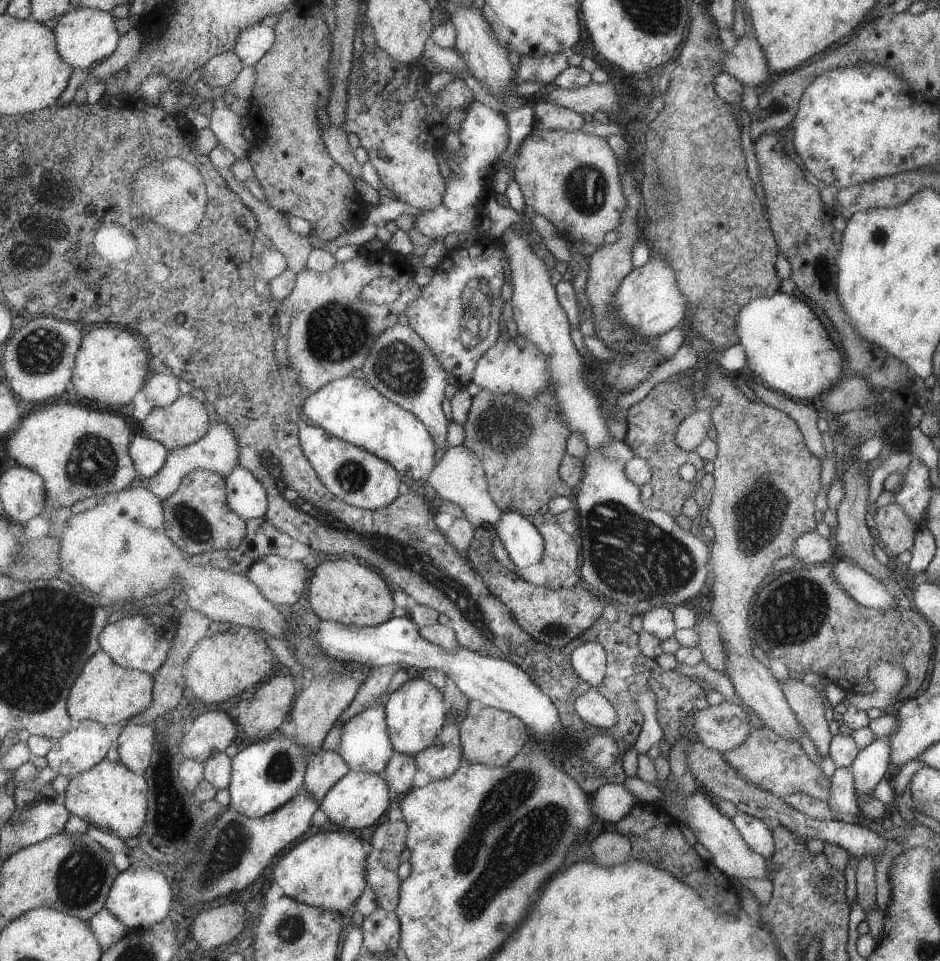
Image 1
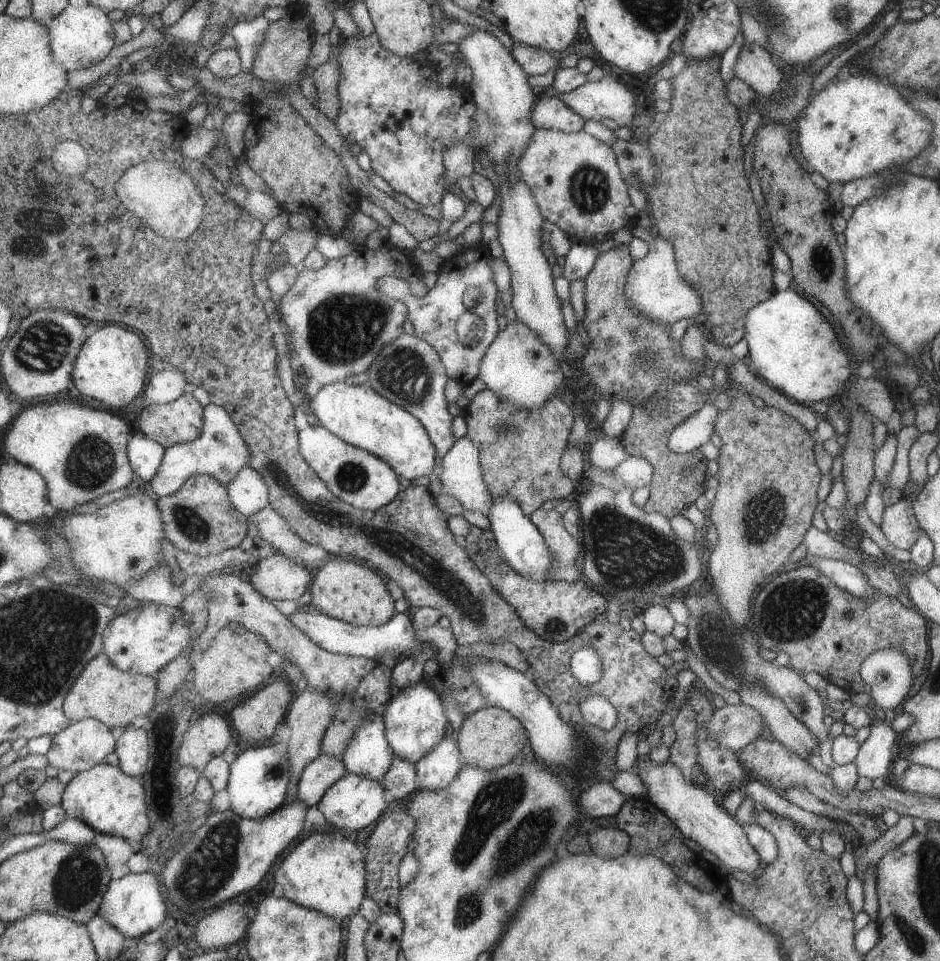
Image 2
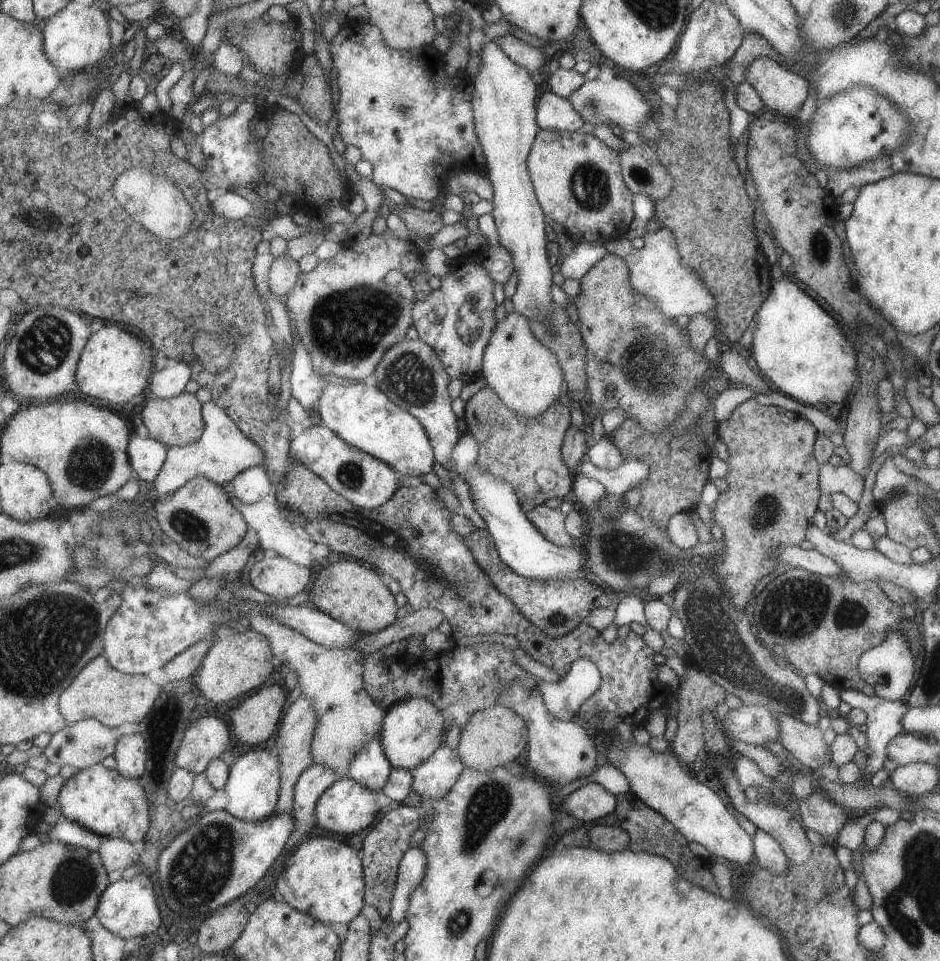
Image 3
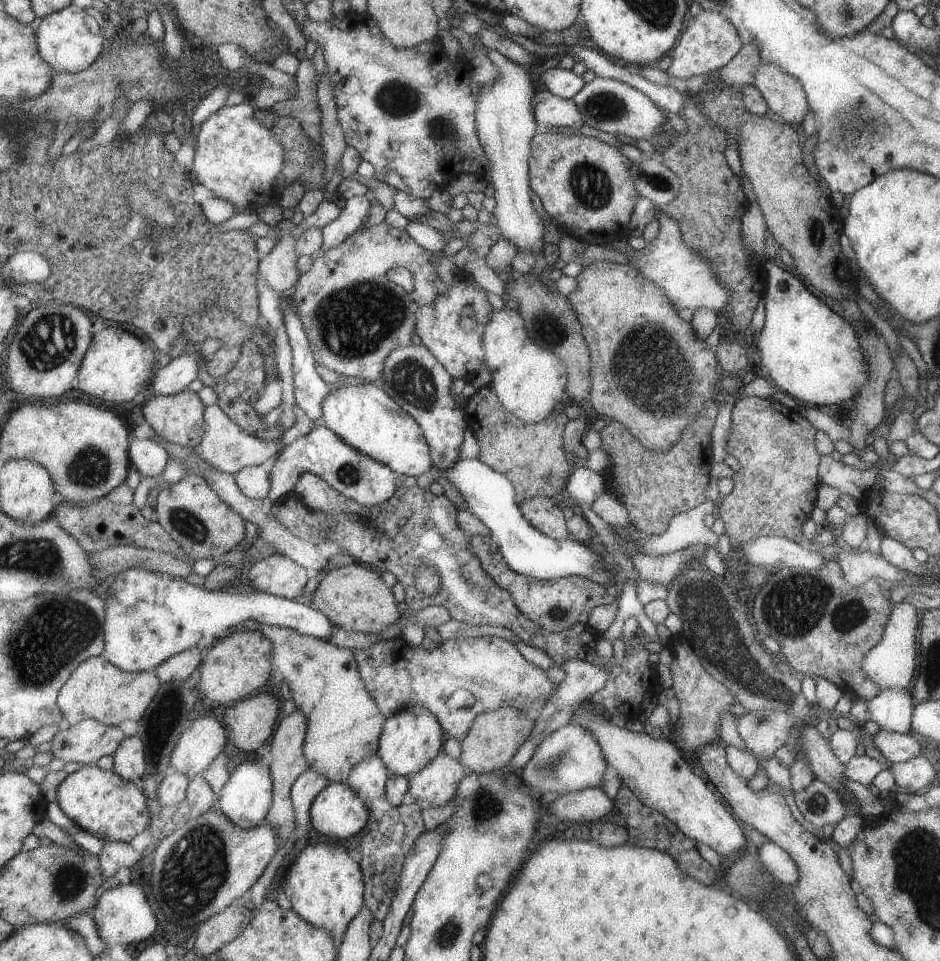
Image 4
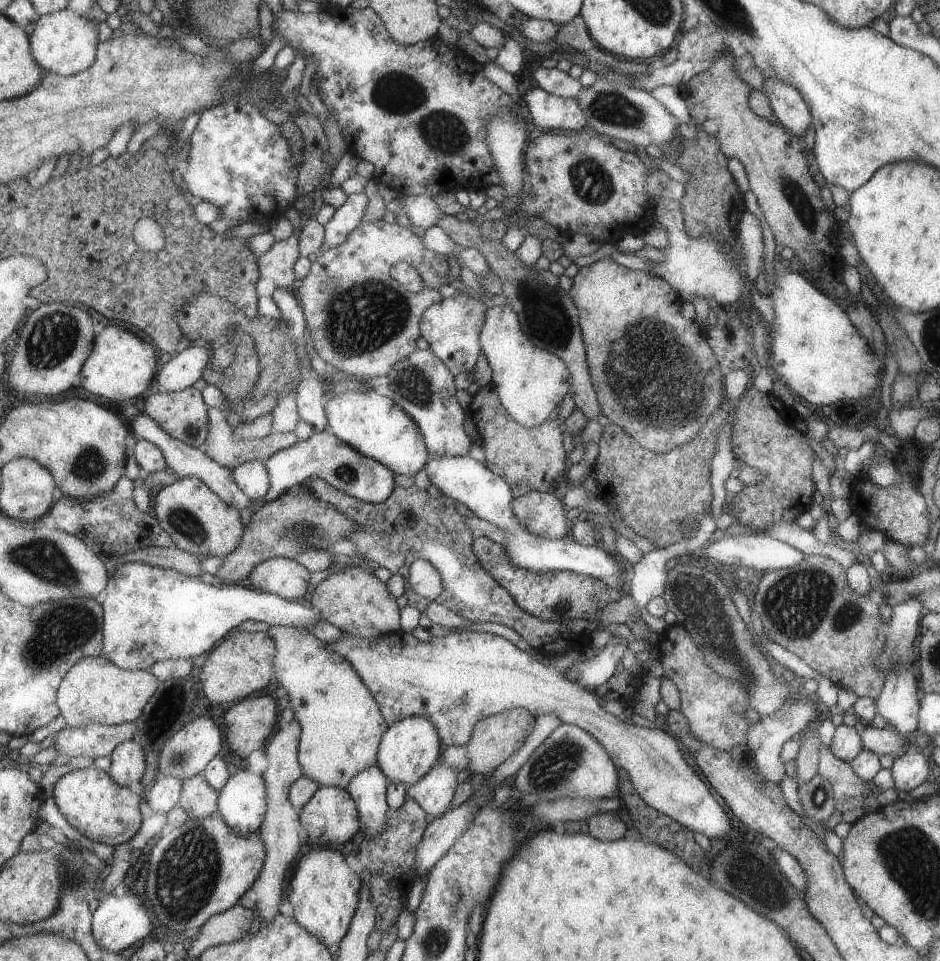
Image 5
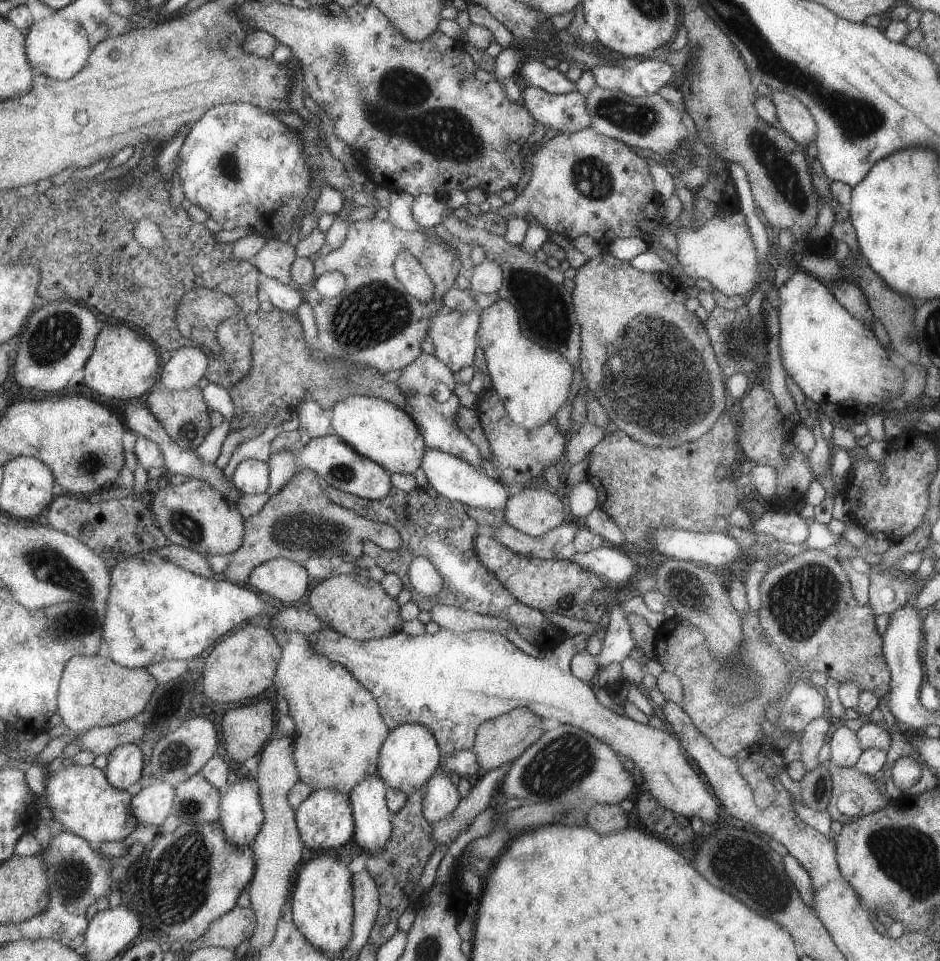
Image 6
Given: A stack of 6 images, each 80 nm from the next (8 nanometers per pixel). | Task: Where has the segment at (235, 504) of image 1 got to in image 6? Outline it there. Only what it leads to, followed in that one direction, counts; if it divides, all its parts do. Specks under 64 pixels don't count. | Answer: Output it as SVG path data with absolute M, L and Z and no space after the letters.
M245 459L235 471L235 488L245 494L261 494L270 487L270 464L268 461Z

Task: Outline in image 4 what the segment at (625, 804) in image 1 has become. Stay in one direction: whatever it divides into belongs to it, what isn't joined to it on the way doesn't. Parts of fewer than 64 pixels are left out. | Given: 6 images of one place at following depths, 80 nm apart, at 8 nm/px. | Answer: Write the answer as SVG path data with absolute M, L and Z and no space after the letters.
M589 788L565 793L549 804L549 811L562 824L569 822L599 821L599 818L613 812L616 801L602 789Z

